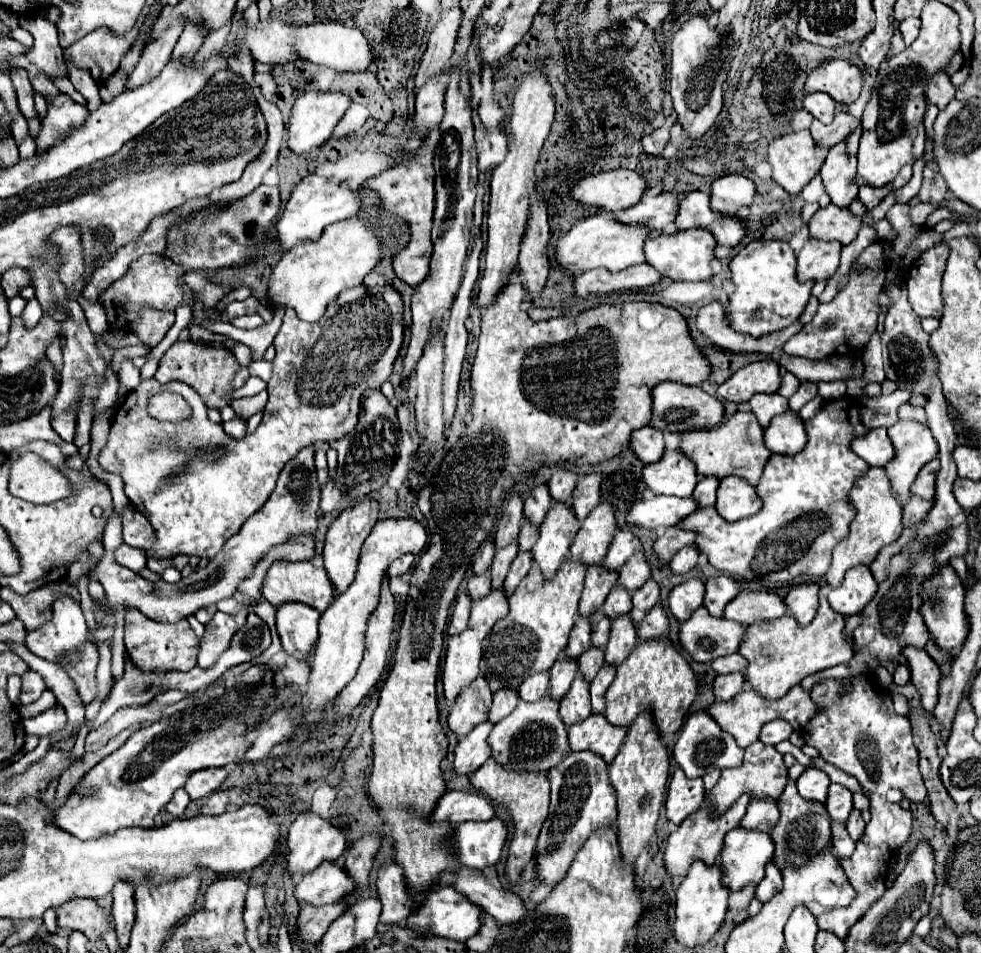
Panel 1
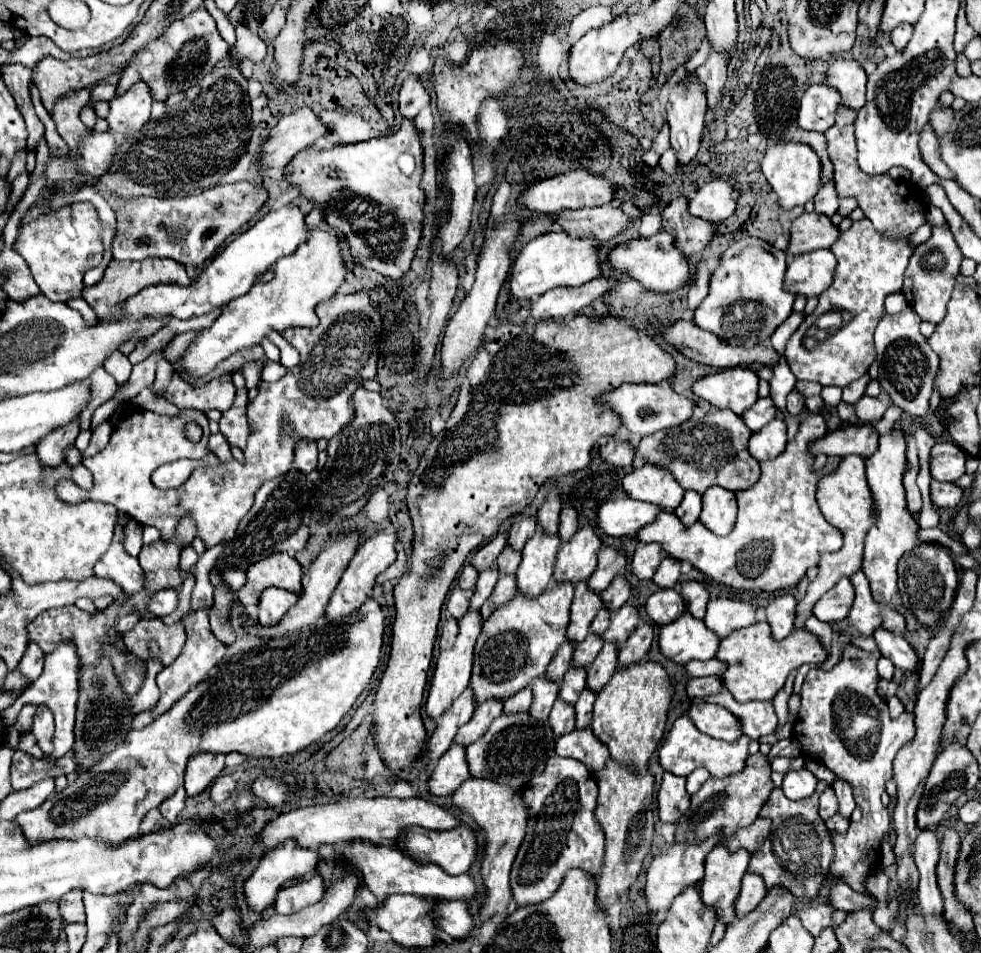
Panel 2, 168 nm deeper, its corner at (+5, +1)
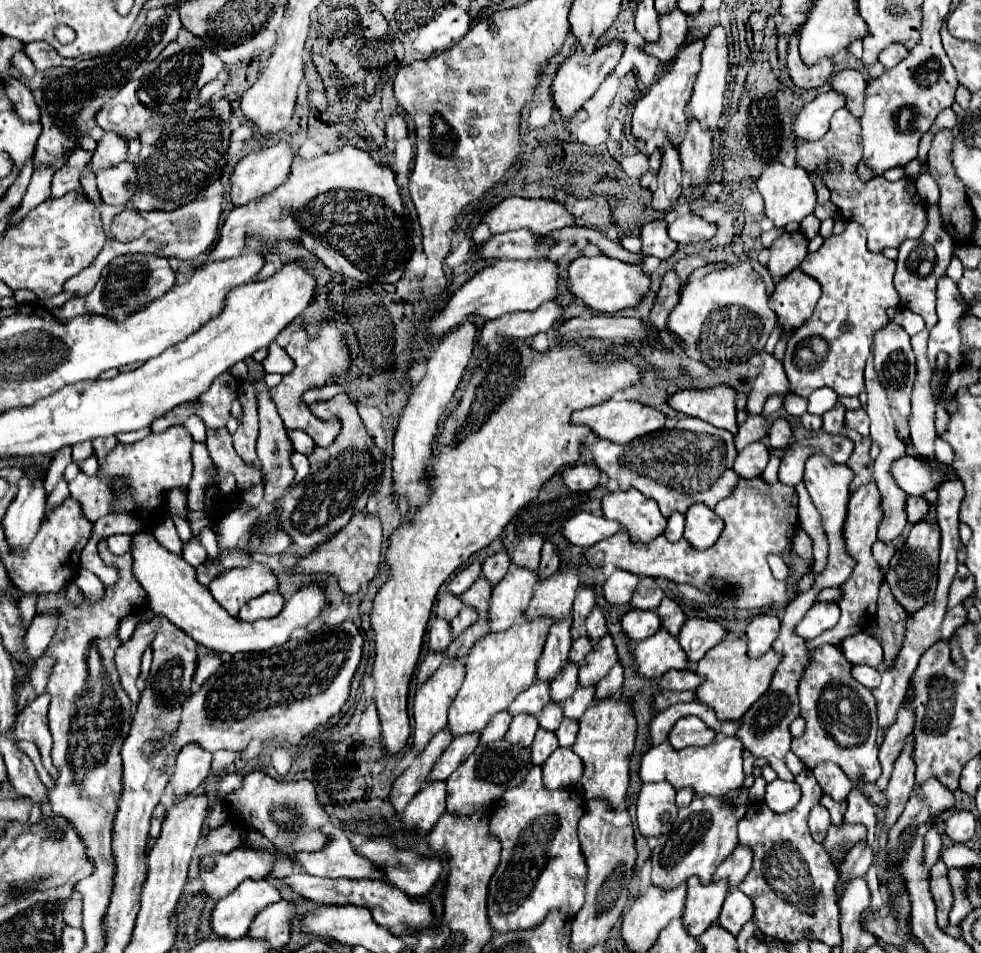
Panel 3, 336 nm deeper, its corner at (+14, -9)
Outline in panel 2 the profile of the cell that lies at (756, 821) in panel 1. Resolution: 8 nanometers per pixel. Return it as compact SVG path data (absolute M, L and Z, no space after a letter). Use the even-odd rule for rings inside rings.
M758 817L750 827L738 827L736 833L728 839L728 847L732 851L748 849L750 853L754 853L754 849L758 849L758 845L762 845L762 841L768 837L770 827L772 827L770 819Z

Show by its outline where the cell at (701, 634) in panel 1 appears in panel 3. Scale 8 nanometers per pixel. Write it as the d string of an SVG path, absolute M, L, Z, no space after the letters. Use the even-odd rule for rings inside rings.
M659 629L633 649L635 673L643 679L661 677L669 669L687 669L685 655L673 635Z

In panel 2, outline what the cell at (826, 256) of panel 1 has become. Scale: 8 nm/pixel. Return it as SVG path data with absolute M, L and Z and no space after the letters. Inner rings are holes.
M818 249L802 255L794 255L786 269L786 289L796 295L820 295L830 287L832 273L836 269L836 257L830 249Z

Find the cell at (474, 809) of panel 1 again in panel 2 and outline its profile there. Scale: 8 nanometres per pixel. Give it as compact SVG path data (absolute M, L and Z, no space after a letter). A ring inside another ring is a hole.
M354 797L354 799L340 799L330 805L314 805L314 807L302 807L302 809L292 809L288 813L280 813L264 827L260 839L266 849L274 849L274 845L280 845L290 837L294 837L304 847L318 847L322 843L340 845L344 841L354 841L354 839L382 843L386 839L398 837L406 827L412 825L420 825L426 829L452 829L460 825L460 817L450 813L446 807L426 801L422 797L406 797L406 799Z

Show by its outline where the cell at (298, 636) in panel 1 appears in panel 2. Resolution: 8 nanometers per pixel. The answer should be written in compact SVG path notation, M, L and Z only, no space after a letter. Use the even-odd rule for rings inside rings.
M278 587L264 589L258 605L258 621L266 627L268 625L276 627L296 603L298 603L296 593L288 593L286 589L278 589Z

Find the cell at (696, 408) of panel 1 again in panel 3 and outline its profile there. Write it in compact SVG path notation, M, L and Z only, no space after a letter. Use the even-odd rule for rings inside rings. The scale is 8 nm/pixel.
M609 399L601 405L575 411L571 415L571 423L573 425L587 425L599 439L609 439L613 443L623 445L623 443L631 443L633 439L637 439L641 435L647 435L647 433L653 433L653 431L661 429L663 423L665 423L665 415L661 411L653 411L653 407L645 407L645 405L635 403L635 401Z

